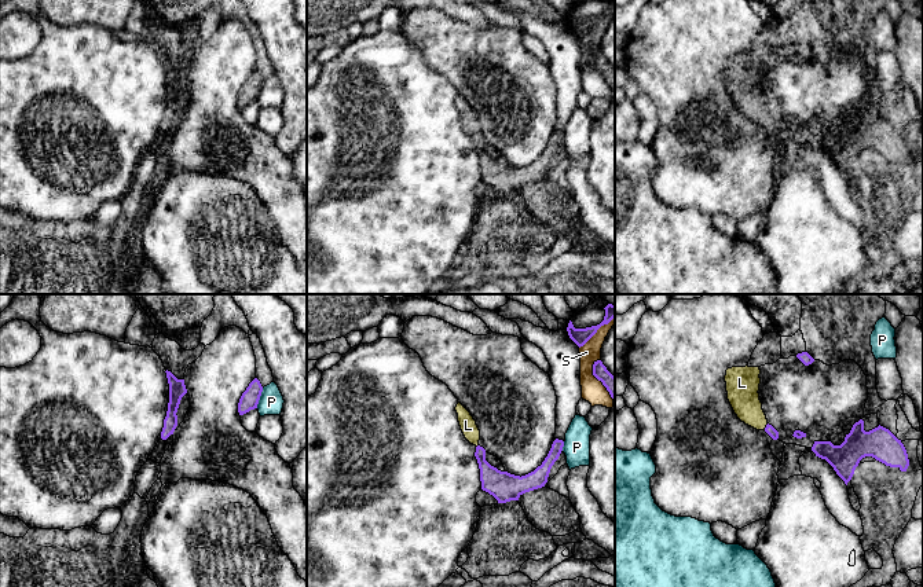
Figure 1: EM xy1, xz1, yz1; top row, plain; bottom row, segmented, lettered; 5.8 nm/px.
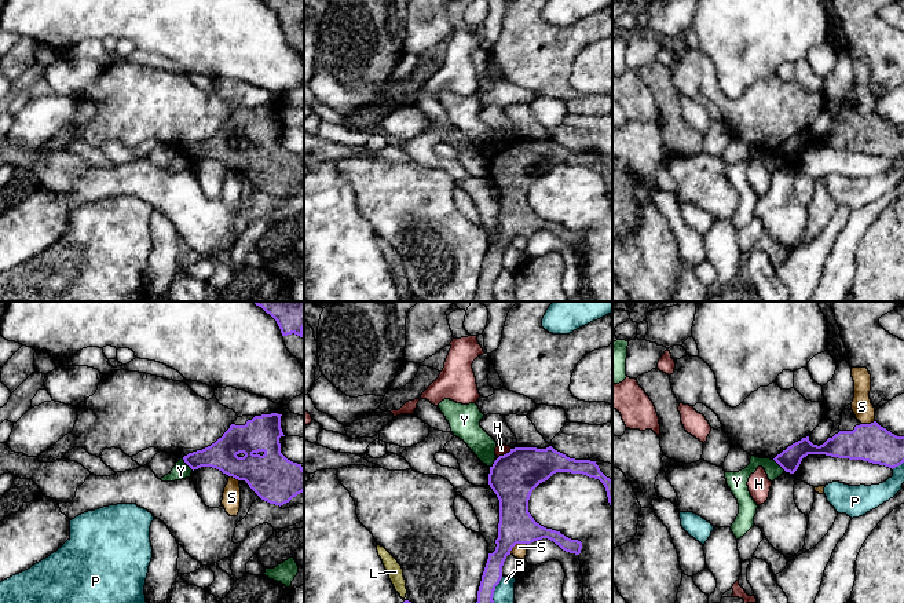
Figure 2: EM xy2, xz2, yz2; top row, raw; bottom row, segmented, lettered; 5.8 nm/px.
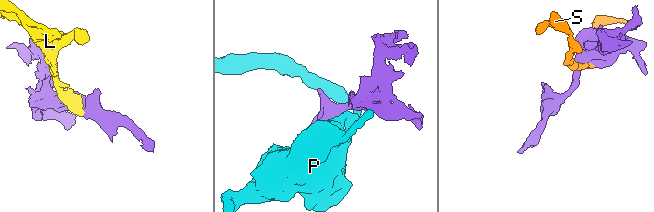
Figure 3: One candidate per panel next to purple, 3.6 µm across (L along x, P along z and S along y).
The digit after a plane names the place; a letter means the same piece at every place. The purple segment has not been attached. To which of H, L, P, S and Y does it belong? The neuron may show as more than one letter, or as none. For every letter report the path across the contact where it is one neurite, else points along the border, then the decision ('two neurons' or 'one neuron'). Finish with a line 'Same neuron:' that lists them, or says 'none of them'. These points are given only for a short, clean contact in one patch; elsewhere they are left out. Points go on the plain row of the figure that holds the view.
H: along xz2 (511, 139), (498, 149) | two neurons
L: across yz1 (769, 121), (766, 118), (747, 99), (743, 87) | one neuron
P: along xy1 (263, 80), (256, 99) | two neurons
S: two neurons
Y: along xy2 (182, 150), (193, 161) | two neurons
Same neuron: L

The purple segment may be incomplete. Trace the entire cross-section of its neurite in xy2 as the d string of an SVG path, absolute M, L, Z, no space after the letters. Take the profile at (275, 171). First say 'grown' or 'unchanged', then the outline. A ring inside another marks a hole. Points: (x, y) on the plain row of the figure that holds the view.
grown; M281 107L237 109L215 135L183 151L193 162L212 158L245 172L261 191L281 198L304 183L304 160L281 145Z

